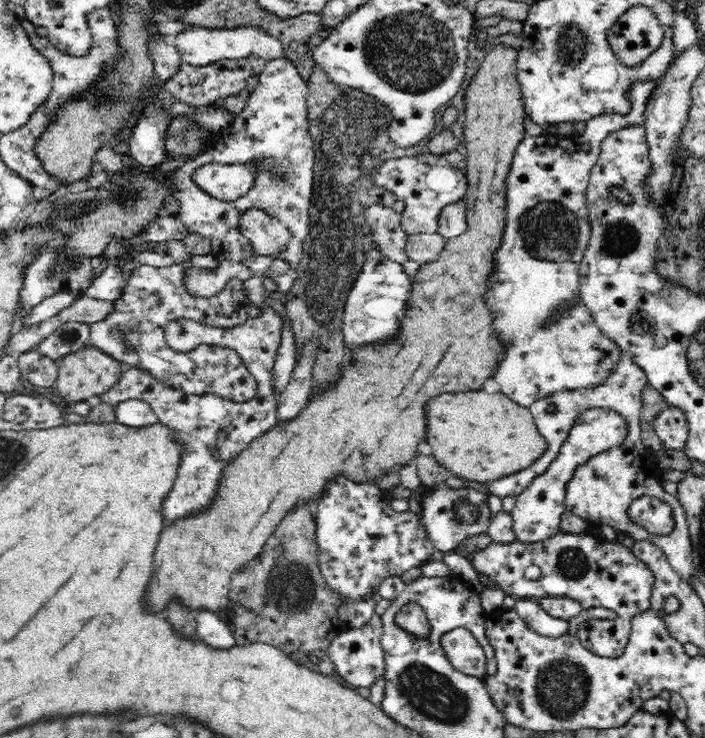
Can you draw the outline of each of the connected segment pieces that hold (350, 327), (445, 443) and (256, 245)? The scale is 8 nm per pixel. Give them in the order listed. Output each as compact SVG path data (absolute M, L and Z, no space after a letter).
M377 249L372 250L364 261L360 274L354 280L352 288L345 299L342 332L346 346L360 346L360 342L380 342L380 338L388 338L388 334L396 334L396 326L400 322L400 314L404 314L404 302L408 302L410 276L404 273L402 265L392 262Z
M502 392L440 394L428 404L428 440L434 456L456 476L478 486L516 474L538 461L548 443L536 430L528 407L518 406Z
M260 209L248 210L239 230L260 256L278 256L290 245L292 238L281 220L269 217Z

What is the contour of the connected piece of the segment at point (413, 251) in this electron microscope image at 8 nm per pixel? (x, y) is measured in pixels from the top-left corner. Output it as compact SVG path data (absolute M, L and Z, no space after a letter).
M436 231L434 233L412 234L408 237L404 253L406 253L408 260L427 265L438 260L444 249L445 242L446 238Z

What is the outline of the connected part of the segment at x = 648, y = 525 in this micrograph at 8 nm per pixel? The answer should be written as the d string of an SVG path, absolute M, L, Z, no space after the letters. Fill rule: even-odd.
M652 497L634 500L627 510L631 521L654 536L668 536L674 528L674 513L668 503Z

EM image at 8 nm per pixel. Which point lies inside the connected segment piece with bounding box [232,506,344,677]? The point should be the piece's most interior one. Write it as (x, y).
(300, 618)

